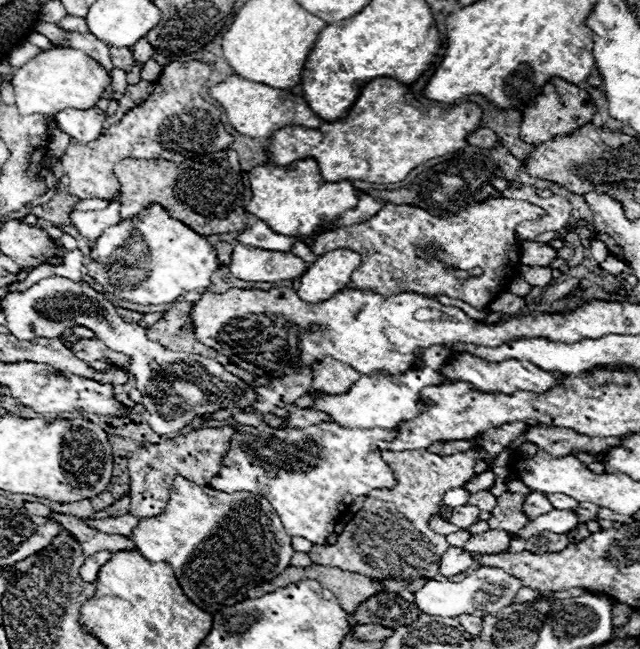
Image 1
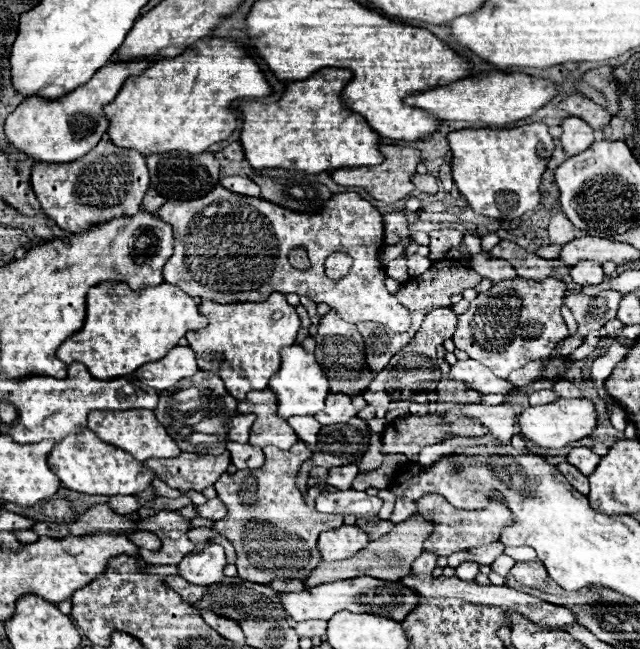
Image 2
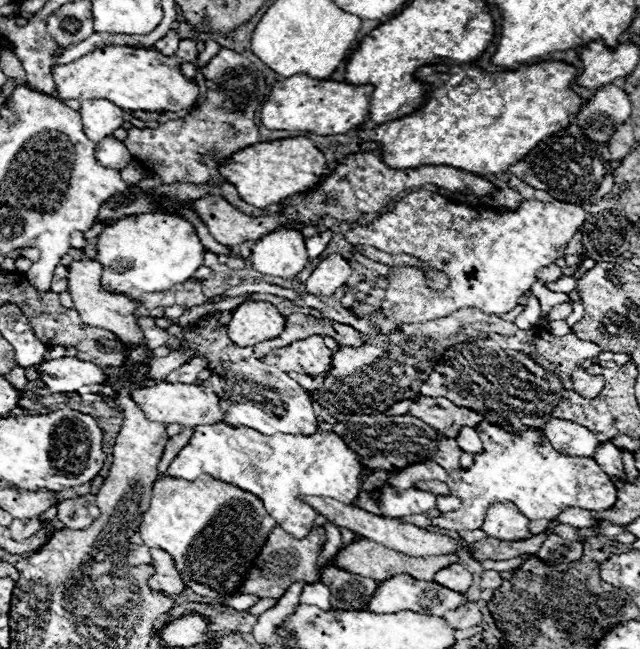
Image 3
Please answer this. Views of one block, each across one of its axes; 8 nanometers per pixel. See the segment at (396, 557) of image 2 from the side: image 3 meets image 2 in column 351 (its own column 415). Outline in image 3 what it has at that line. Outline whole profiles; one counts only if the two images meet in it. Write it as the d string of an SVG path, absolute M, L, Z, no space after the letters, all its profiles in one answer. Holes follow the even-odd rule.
M360 538L358 542L352 542L350 546L342 548L336 558L334 558L334 564L342 570L348 570L352 574L360 574L364 578L372 578L376 582L384 582L392 576L400 576L400 574L408 574L416 580L426 580L426 582L432 582L434 580L434 574L438 570L442 570L444 566L450 566L458 562L458 556L456 554L444 554L444 556L432 556L432 558L414 558L414 556L406 556L406 554L400 554L400 552L394 552L394 550L388 550L376 542L368 542L366 538Z

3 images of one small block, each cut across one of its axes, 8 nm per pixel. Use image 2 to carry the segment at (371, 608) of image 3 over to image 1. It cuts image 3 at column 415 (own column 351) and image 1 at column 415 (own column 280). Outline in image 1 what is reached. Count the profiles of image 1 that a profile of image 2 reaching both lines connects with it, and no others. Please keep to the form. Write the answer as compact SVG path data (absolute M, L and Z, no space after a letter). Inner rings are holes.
M478 568L476 572L468 574L462 582L438 582L428 580L424 588L420 588L414 594L414 602L422 614L428 616L442 616L442 618L456 618L460 614L472 614L472 616L486 616L496 614L504 606L512 604L516 592L522 588L518 578L512 578L510 574L504 574L504 570L492 570L492 568Z

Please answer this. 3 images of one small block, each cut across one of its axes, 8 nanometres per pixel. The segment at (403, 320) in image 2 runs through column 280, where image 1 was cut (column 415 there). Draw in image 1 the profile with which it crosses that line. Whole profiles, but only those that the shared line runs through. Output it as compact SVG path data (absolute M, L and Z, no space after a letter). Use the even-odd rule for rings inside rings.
M490 198L482 204L472 204L460 214L448 218L436 218L416 206L384 206L376 218L346 226L344 230L318 234L310 242L310 250L322 256L336 248L350 248L362 256L360 266L353 272L351 283L360 290L372 290L380 294L416 292L424 296L448 296L462 300L478 310L496 300L504 288L508 288L520 268L520 240L516 238L516 226L524 220L538 220L544 210L524 200ZM446 268L472 270L480 268L480 276L456 278Z

